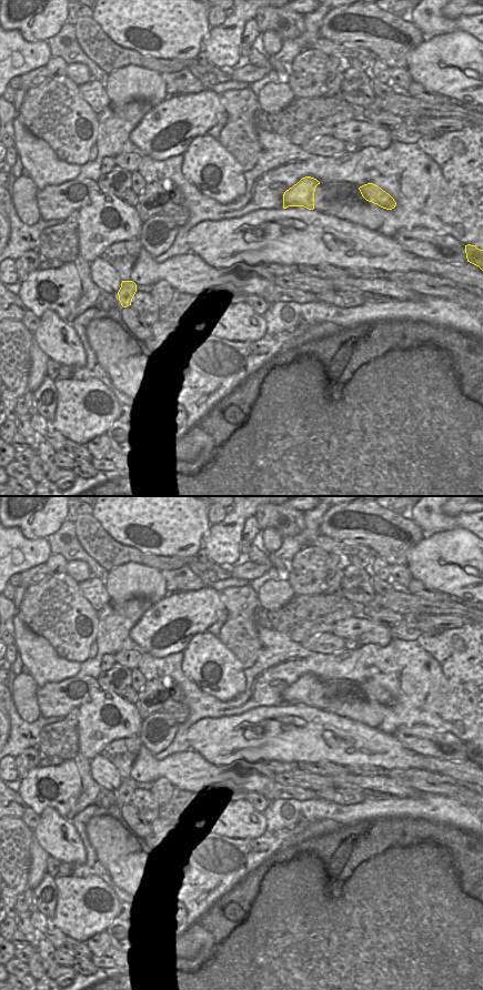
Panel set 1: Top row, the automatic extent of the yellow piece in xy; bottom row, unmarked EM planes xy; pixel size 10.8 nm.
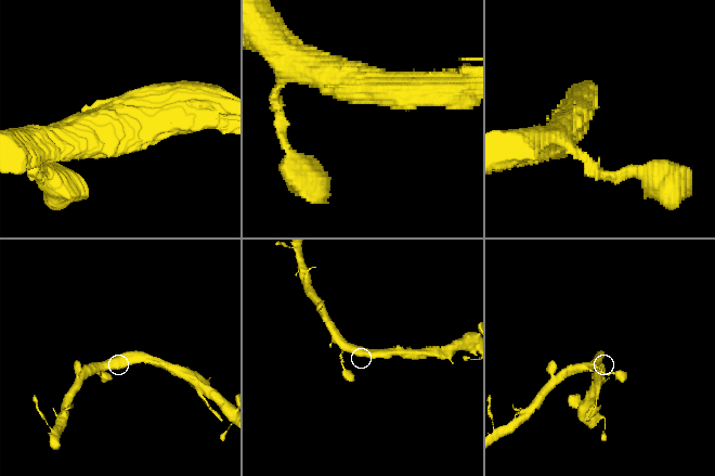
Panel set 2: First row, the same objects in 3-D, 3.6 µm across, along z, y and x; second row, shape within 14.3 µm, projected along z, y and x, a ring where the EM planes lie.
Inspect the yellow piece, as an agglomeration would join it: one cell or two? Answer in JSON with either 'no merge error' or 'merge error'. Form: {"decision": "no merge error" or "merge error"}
{"decision": "no merge error"}

